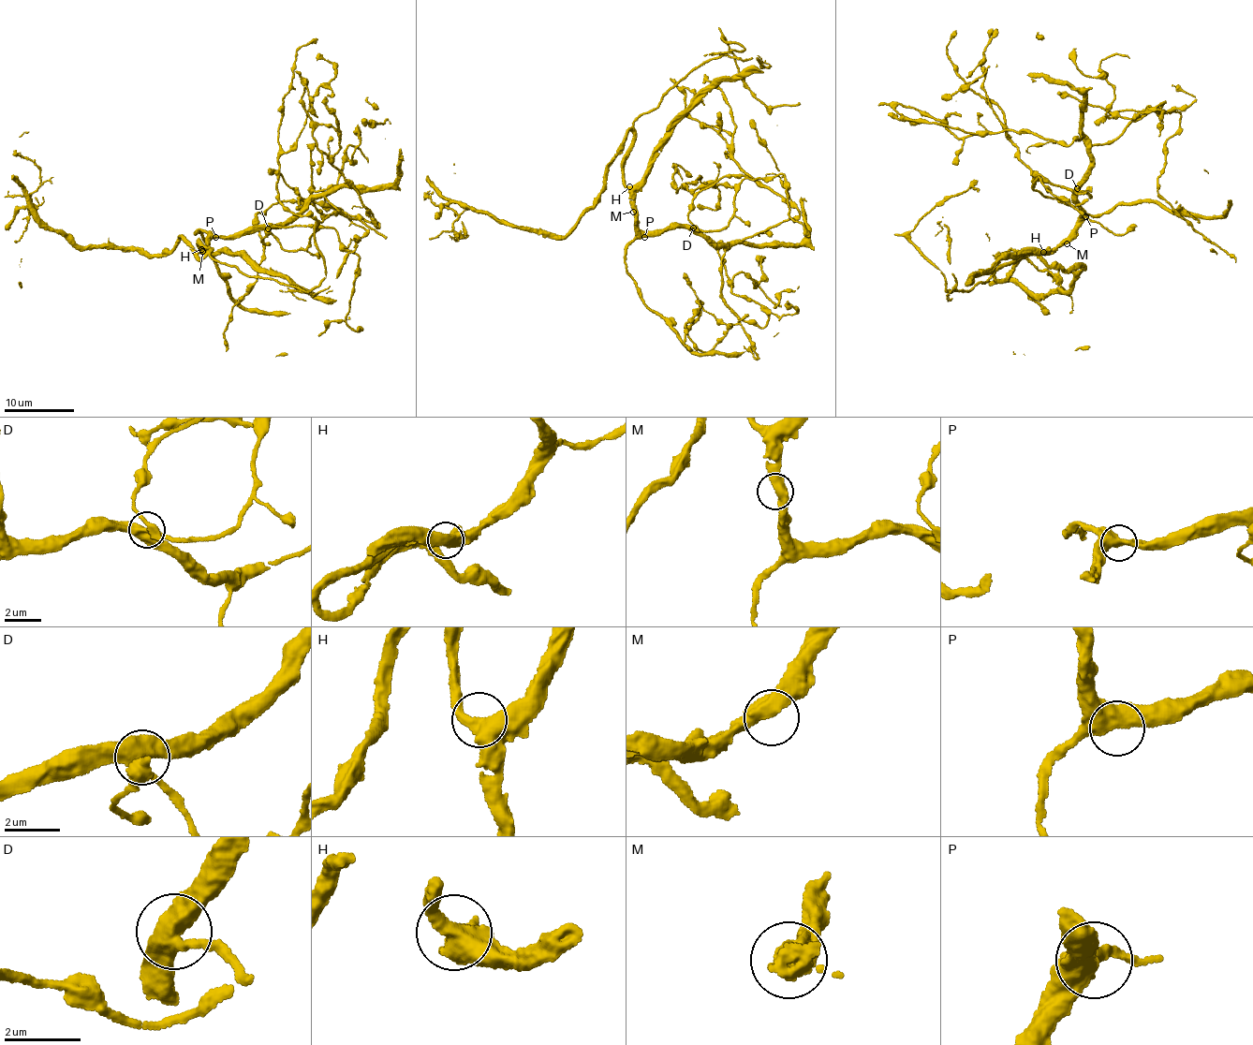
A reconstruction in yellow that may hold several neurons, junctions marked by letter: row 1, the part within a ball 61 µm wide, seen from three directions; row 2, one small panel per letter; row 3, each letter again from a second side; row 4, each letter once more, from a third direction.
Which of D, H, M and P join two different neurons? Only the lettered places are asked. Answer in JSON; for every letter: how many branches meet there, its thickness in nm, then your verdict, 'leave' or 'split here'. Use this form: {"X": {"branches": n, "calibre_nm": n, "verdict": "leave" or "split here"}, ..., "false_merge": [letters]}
{"D": {"branches": 3, "calibre_nm": 460, "verdict": "leave"}, "H": {"branches": 3, "calibre_nm": 440, "verdict": "leave"}, "M": {"branches": 2, "calibre_nm": 500, "verdict": "leave"}, "P": {"branches": 2, "calibre_nm": 500, "verdict": "leave"}, "false_merge": []}

